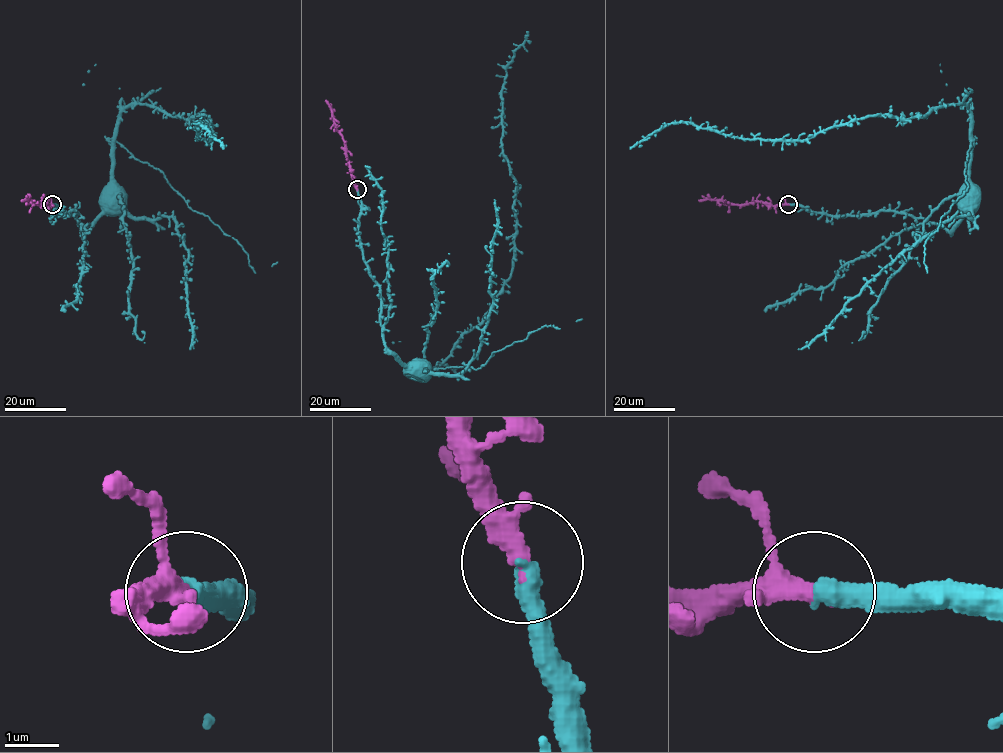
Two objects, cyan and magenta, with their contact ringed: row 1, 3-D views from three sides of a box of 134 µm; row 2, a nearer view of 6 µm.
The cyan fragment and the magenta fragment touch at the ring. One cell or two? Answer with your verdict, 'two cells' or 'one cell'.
one cell

